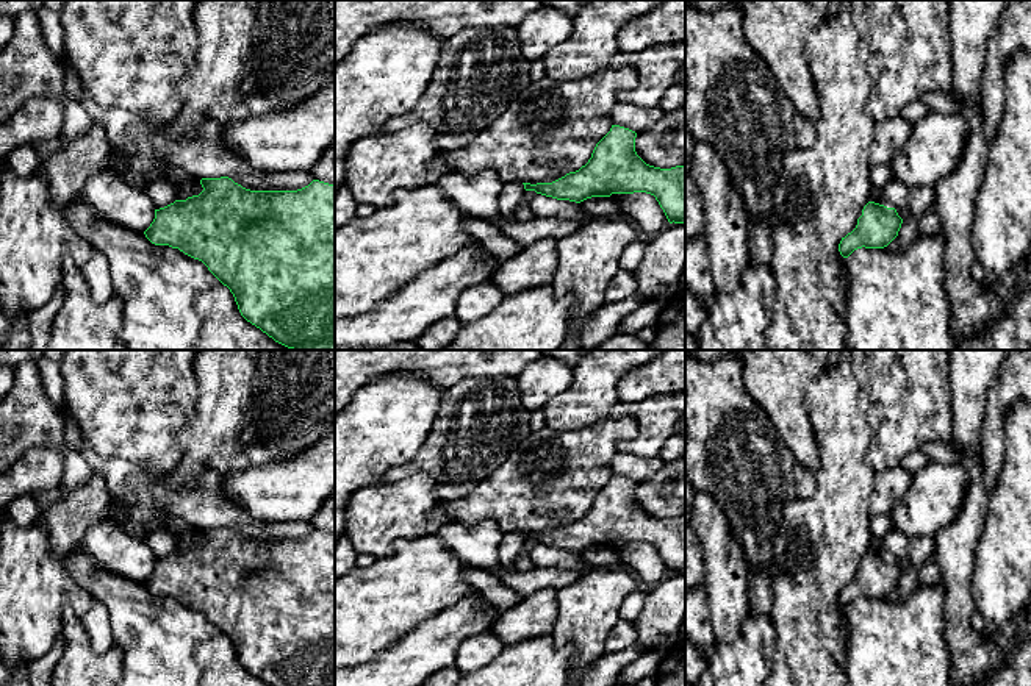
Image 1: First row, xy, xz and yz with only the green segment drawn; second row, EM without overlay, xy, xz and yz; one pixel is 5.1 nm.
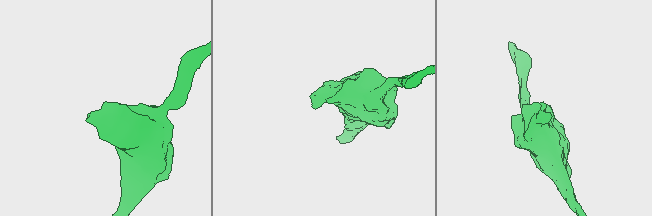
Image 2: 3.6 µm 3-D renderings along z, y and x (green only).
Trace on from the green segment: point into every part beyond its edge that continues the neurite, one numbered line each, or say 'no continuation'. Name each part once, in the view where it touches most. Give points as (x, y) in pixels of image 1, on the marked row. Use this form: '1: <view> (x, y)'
no continuation

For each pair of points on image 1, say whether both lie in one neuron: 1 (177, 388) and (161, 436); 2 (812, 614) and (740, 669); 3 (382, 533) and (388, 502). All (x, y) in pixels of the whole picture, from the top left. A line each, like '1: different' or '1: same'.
1: same
2: different
3: same

